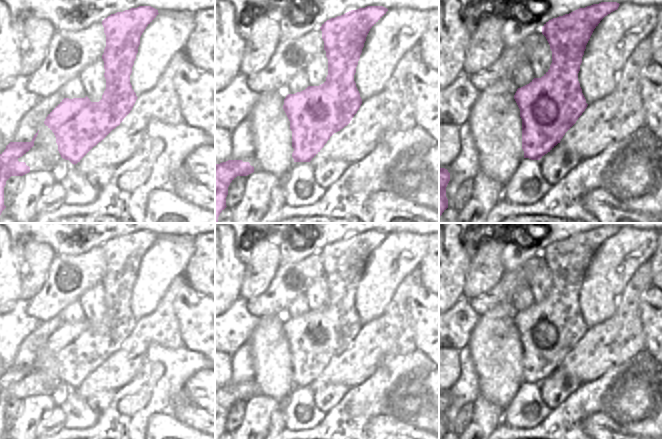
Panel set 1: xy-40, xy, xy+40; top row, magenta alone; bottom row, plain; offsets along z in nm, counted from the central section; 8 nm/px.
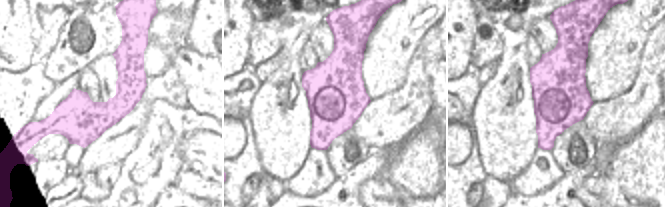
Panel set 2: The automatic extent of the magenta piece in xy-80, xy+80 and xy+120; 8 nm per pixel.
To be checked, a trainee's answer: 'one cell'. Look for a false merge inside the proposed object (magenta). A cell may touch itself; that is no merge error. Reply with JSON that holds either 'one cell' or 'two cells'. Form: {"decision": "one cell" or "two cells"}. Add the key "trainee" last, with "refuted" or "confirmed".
{"decision": "one cell", "trainee": "confirmed"}

